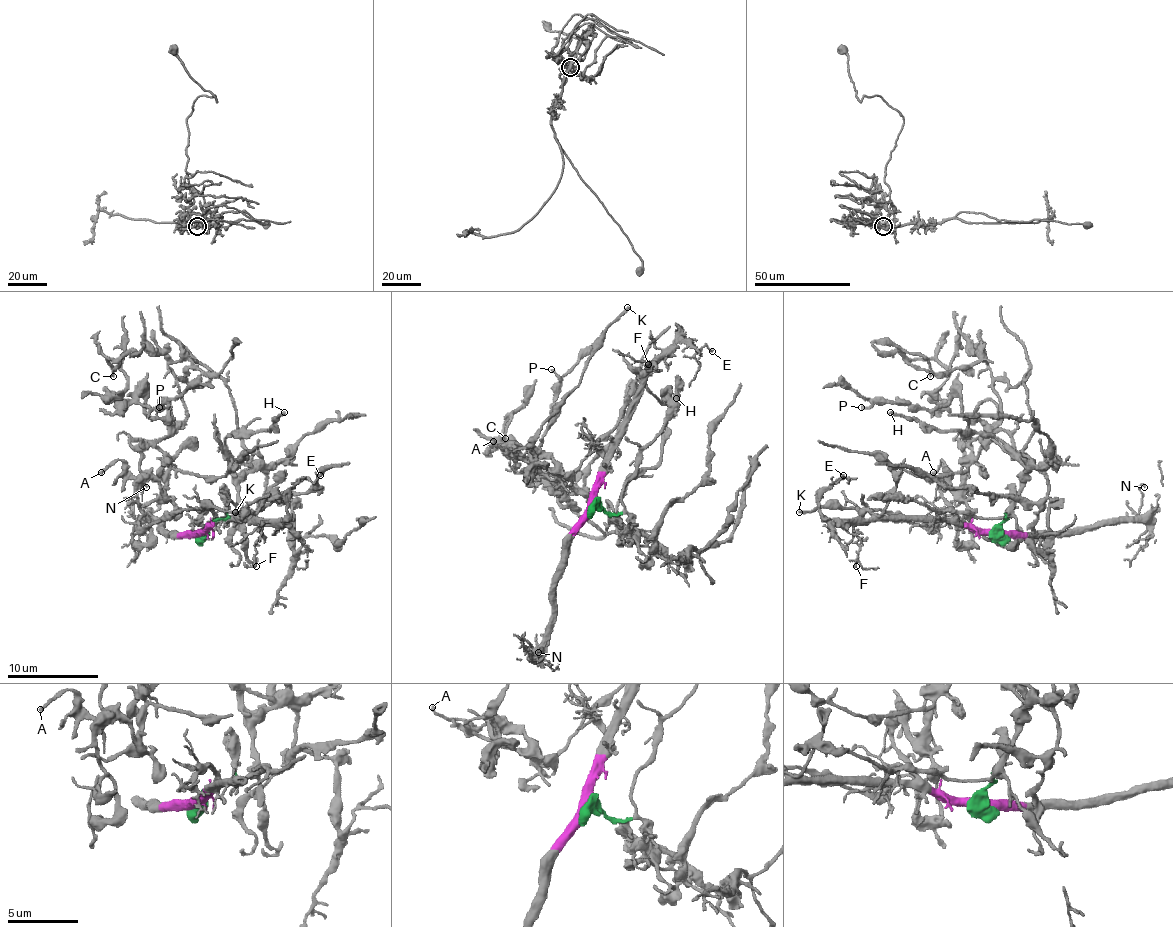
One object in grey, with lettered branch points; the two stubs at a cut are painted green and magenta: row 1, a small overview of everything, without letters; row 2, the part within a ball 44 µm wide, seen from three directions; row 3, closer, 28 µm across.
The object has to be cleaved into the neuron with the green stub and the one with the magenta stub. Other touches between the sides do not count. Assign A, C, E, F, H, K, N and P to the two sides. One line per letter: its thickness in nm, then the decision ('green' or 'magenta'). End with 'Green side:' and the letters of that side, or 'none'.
A: calibre 190 nm; green
C: calibre 150 nm; green
E: calibre 130 nm; magenta
F: calibre 160 nm; magenta
H: calibre 240 nm; green
K: calibre 200 nm; green
N: calibre 160 nm; magenta
P: calibre 170 nm; green
Green side: A, C, H, K, P

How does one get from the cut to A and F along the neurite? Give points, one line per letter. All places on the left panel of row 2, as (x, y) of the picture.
A: (202, 534), (259, 459), (215, 375), (177, 384), (163, 491), (119, 459), (101, 473)
F: (202, 534), (215, 521), (254, 521), (261, 527), (254, 546), (256, 566)

